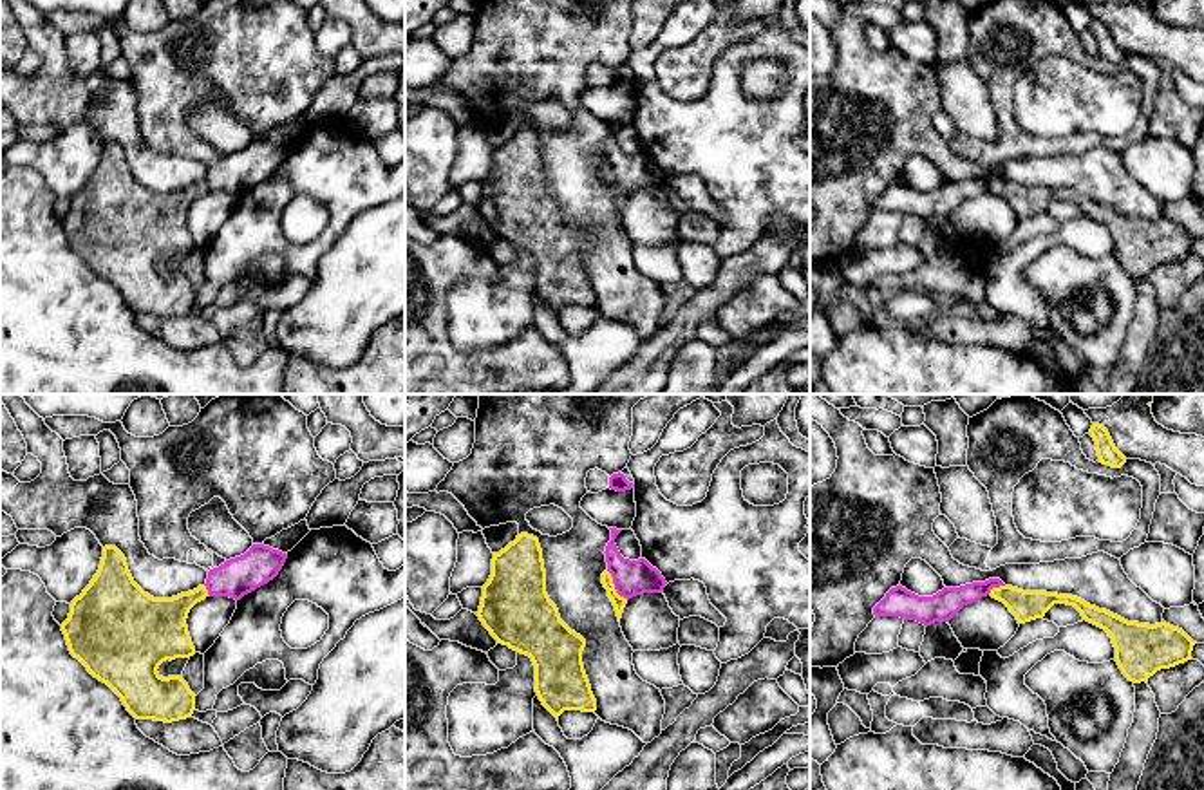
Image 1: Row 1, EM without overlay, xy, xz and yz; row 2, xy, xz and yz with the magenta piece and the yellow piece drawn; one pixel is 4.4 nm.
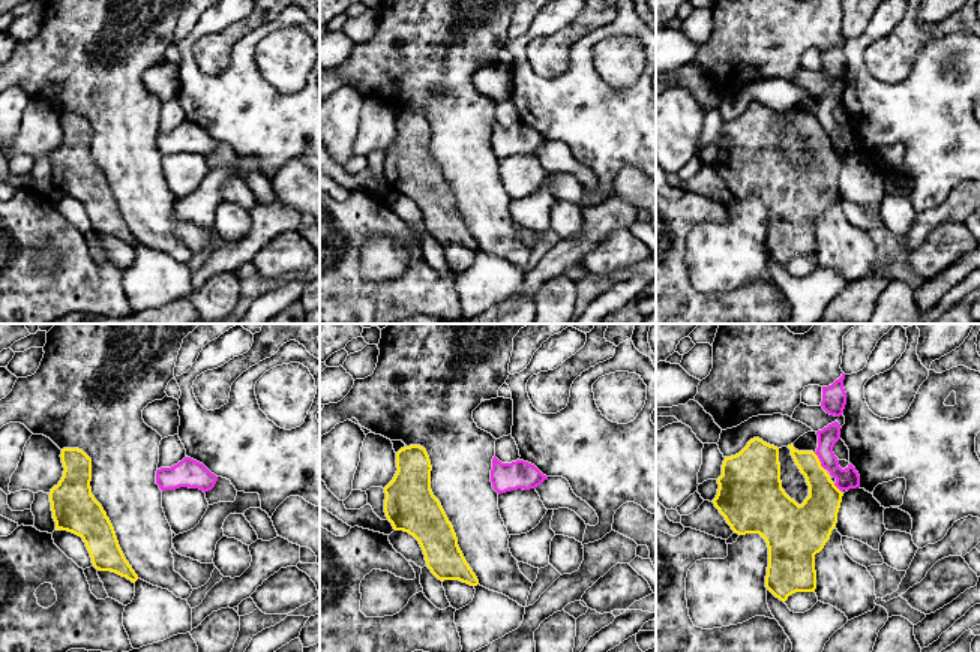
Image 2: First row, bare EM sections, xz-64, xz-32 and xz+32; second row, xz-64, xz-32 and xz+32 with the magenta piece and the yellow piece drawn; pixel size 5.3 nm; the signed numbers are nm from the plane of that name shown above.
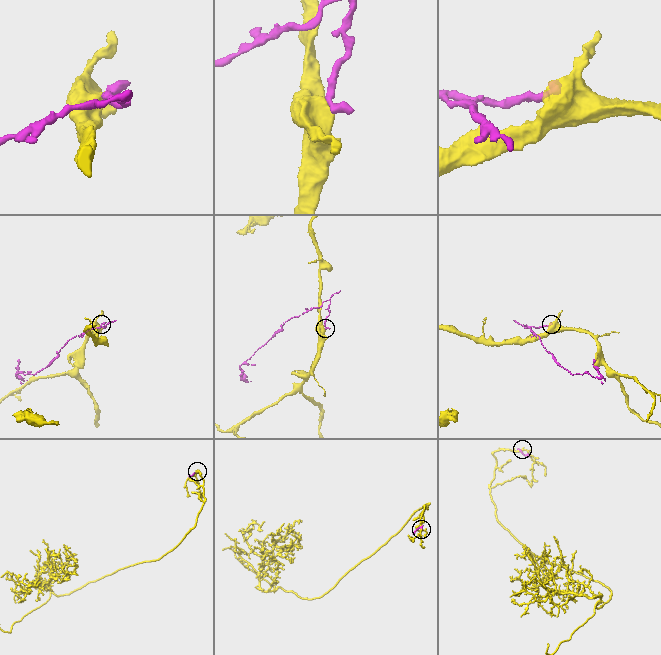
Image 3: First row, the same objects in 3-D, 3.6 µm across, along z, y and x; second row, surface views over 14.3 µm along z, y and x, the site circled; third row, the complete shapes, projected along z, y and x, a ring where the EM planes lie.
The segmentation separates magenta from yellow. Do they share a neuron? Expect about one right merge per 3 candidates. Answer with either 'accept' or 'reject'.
reject

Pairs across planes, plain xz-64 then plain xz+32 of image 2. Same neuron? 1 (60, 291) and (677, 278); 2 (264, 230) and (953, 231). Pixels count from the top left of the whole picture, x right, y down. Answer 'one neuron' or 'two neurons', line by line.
1: one neuron
2: two neurons

